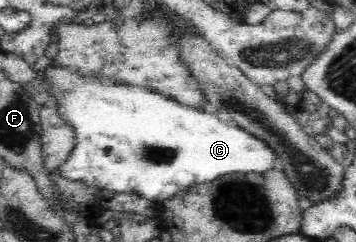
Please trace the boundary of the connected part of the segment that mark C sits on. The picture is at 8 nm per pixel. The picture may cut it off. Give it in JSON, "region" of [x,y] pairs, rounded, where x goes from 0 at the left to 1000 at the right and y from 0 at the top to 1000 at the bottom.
{"region":[[[138,281],[135,351],[157,384],[183,496],[213,533],[211,607],[157,698],[154,723],[171,740],[233,752],[306,793],[388,798],[441,839],[514,806],[548,764],[584,760],[632,723],[744,723],[778,694],[781,636],[744,579],[702,554],[671,512],[624,504],[598,455],[503,434],[497,417],[463,409],[447,384],[399,360],[225,318],[199,285]]]}

